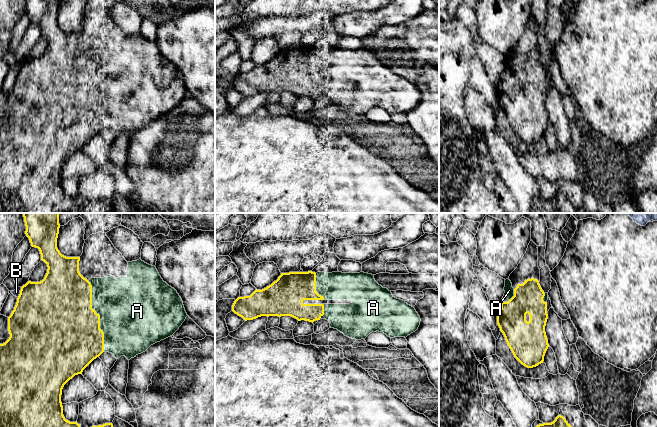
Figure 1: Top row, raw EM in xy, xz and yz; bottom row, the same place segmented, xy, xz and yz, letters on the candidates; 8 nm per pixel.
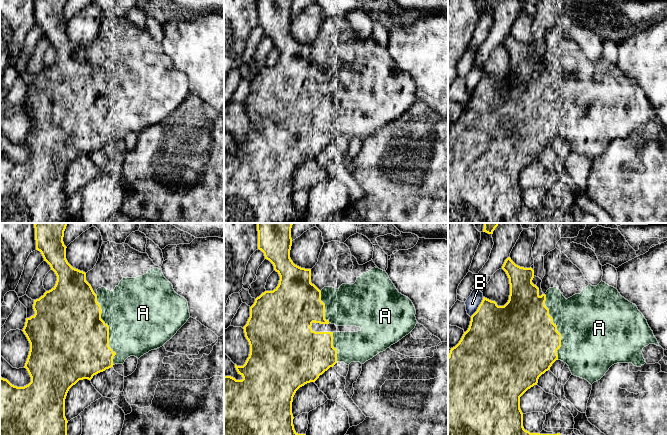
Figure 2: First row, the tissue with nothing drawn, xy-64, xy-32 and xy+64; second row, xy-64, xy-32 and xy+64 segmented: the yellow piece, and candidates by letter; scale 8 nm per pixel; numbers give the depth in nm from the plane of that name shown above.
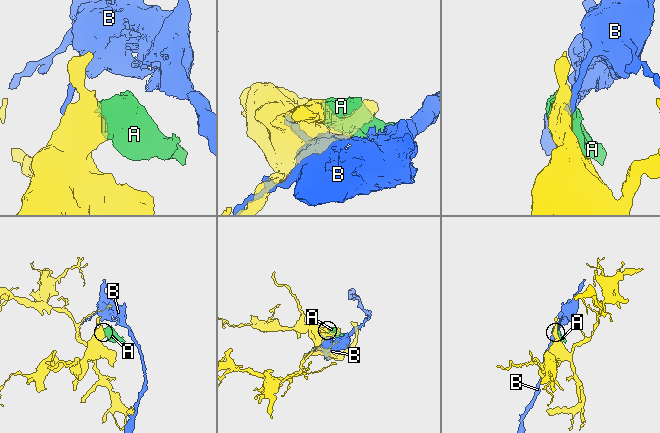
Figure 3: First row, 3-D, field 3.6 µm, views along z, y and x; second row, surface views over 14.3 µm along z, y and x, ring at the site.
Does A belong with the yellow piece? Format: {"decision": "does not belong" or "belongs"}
{"decision": "belongs"}

